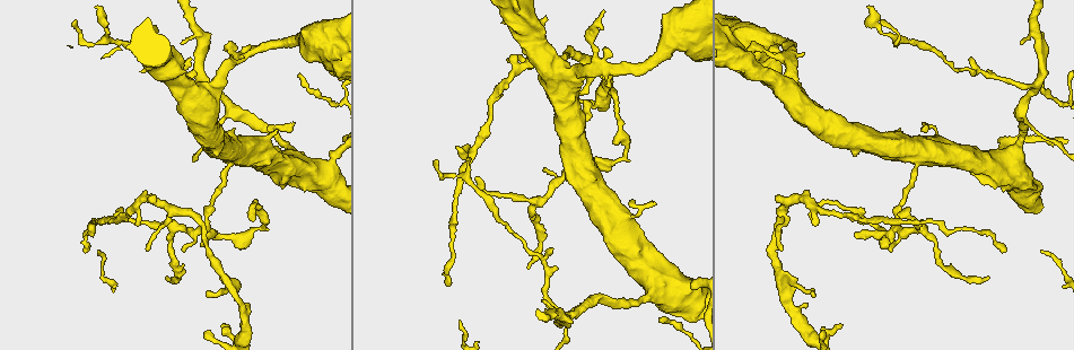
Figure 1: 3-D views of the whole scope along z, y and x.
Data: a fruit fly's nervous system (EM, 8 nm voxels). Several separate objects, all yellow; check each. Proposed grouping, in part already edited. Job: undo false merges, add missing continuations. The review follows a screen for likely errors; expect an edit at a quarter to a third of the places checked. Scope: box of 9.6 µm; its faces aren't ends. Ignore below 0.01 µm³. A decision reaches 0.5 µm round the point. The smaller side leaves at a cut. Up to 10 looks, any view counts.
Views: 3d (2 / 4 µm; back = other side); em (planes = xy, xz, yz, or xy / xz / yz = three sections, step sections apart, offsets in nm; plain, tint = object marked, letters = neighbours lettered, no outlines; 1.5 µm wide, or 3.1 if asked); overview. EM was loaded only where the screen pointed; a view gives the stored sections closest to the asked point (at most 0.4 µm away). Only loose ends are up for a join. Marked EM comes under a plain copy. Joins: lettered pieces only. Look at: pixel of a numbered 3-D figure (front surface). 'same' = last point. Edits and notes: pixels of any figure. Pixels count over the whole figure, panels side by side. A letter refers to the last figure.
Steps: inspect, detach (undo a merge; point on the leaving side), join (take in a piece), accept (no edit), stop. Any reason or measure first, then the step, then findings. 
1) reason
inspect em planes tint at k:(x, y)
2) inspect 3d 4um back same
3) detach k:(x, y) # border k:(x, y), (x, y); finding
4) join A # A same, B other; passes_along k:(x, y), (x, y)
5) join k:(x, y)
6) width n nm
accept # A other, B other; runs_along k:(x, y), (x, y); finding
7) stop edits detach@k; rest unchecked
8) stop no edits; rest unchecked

inspect em yz step 8 tint at 1:(895, 229)

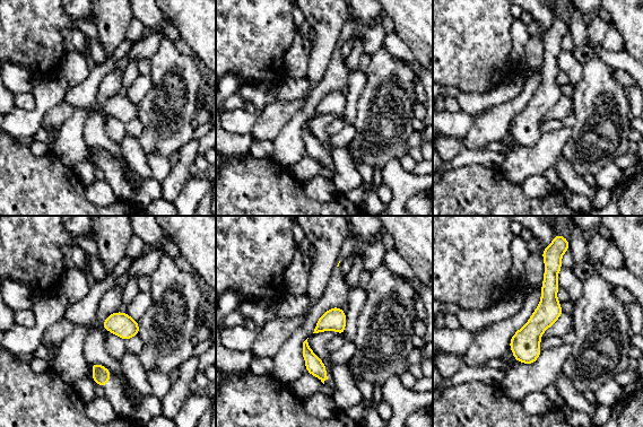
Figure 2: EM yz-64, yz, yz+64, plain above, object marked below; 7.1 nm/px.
inspect em planes letters same

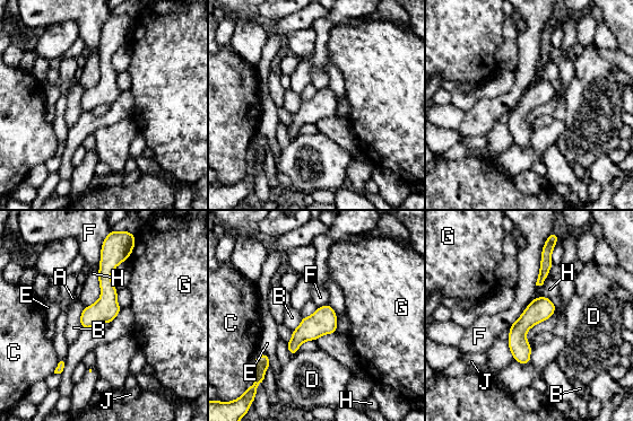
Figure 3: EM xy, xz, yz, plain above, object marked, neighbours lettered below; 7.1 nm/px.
accept # A other, B other, C other, D other, E other, F other, G other, H other, J other; border 3:(556, 306), (535, 297), (519, 317); one neuron here

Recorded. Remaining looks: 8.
an open end
inspect 3d 2um at 1:(272, 131)

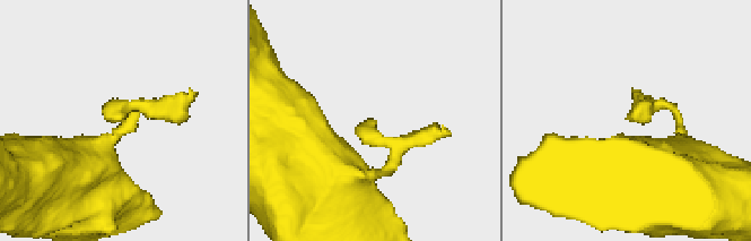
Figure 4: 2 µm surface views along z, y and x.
inspect em xz step 4 letters at 4:(118, 118)

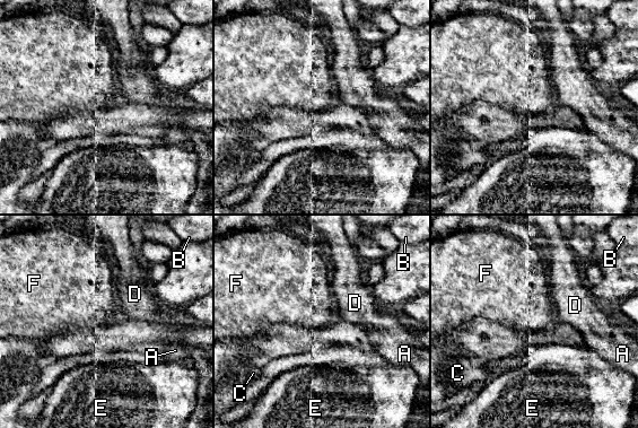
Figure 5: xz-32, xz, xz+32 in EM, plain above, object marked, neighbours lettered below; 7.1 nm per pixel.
inspect em planes letters same

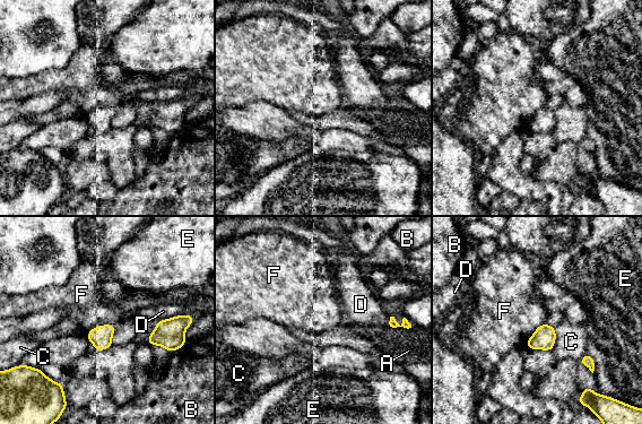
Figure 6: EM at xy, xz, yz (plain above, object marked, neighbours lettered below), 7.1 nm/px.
width 160 nm
accept # A other, B other, C other, D other, E other, F other; none of them fits

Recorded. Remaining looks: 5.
sudden change in width
inspect em xy step 8 letters at 1:(694, 285)

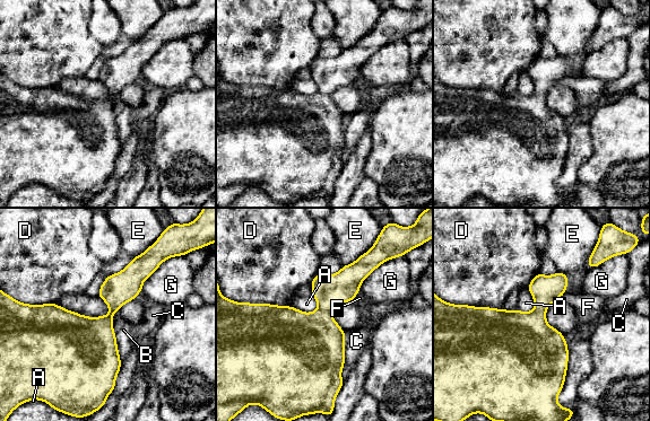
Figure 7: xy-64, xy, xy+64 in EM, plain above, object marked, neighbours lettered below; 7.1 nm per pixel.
width 220 nm
accept # A other, B other, C other, D other, E other, F other, G other; border 7:(55, 304), (88, 316), (110, 310); all the same neuron

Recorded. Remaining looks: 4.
an open end
inspect em yz step 8 letters at 1:(148, 250)

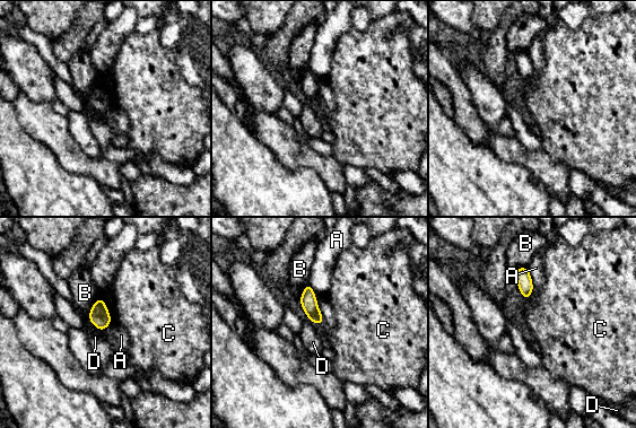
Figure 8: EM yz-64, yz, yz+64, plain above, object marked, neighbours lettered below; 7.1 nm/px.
accept # A other, B other, C other, D other; border 8:(88, 317), (102, 331); no lettered piece goes on from it

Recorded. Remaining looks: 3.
stop no edits; rest unchecked

